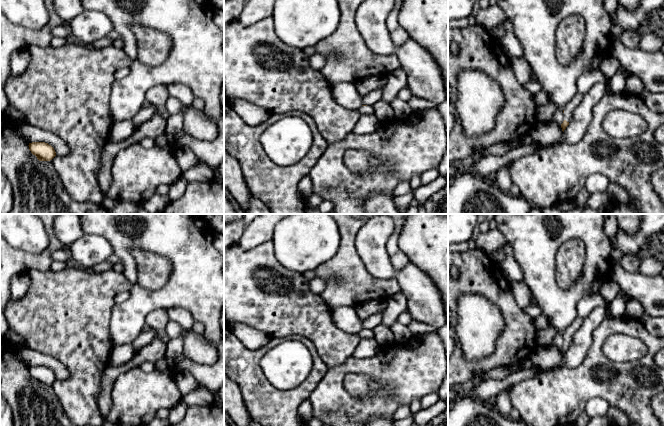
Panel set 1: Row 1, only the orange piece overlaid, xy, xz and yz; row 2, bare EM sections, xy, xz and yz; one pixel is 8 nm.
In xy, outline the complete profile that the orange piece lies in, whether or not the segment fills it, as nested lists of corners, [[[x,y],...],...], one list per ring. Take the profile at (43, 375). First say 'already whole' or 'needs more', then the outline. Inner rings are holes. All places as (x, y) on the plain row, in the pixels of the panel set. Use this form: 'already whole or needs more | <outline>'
already whole | [[[45,366],[29,367],[29,374],[39,385],[50,385],[56,380],[54,372]]]

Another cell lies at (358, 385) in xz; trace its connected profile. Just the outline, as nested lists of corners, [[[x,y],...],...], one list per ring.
[[[358,373],[346,374],[343,385],[350,395],[357,398],[367,397],[381,389],[381,385],[376,380]]]

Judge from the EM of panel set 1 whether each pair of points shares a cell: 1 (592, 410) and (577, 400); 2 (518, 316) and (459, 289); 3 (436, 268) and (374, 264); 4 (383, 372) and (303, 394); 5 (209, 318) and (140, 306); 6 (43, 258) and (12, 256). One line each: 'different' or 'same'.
1: different
2: same
3: different
4: different
5: same
6: same

